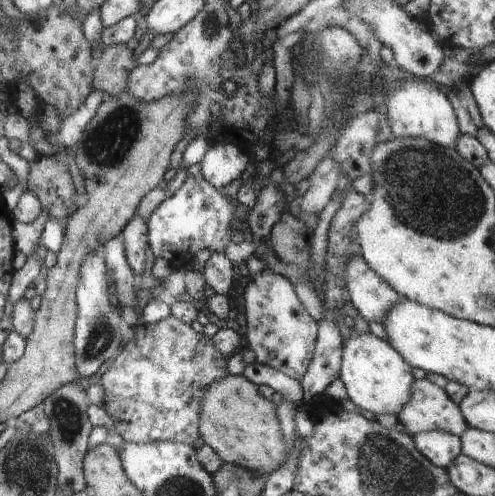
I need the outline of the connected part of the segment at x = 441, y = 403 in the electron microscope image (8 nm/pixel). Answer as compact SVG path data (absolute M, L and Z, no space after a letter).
M414 379L410 402L398 412L401 427L410 435L440 431L462 436L467 424L459 404L428 379Z

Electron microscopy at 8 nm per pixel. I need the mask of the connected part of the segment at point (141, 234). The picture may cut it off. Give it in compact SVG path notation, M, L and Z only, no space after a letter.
M139 212L135 213L130 224L126 226L121 235L130 270L132 270L134 276L142 275L145 270L145 252L148 250L150 242L148 240L147 222L140 216Z

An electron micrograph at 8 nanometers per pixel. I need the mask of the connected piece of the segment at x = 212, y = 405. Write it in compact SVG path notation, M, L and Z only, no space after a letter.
M228 374L213 382L202 399L199 435L202 443L211 446L224 463L247 468L267 478L285 463L287 455L277 408L260 394L258 387L243 374Z

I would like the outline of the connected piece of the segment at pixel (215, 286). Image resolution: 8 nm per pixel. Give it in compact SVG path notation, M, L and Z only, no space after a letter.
M212 253L205 263L203 275L213 294L226 295L232 286L234 262L225 253Z

